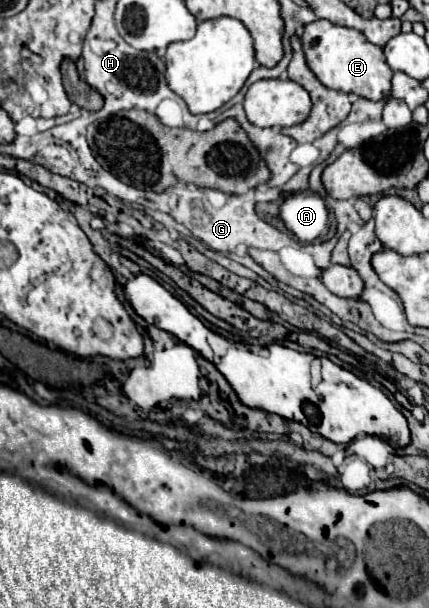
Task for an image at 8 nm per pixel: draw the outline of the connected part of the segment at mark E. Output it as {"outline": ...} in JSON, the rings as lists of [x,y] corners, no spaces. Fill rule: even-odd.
{"outline":[[[319,19],[303,27],[301,49],[305,55],[307,67],[327,89],[355,93],[371,101],[389,97],[389,79],[393,77],[393,71],[385,63],[383,49],[369,43],[361,31]]]}

